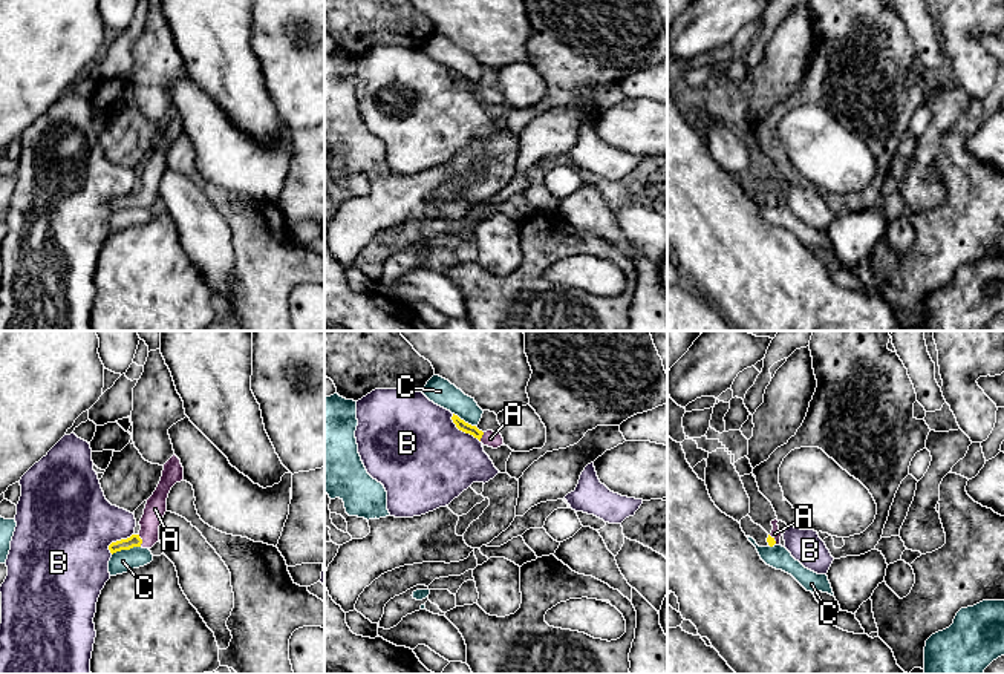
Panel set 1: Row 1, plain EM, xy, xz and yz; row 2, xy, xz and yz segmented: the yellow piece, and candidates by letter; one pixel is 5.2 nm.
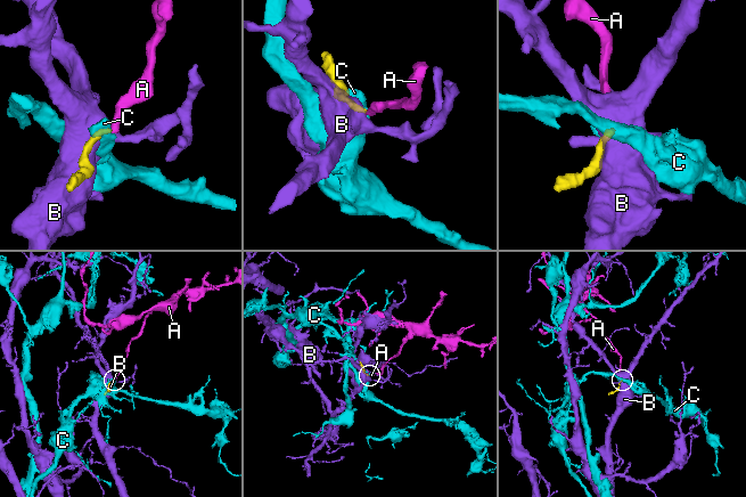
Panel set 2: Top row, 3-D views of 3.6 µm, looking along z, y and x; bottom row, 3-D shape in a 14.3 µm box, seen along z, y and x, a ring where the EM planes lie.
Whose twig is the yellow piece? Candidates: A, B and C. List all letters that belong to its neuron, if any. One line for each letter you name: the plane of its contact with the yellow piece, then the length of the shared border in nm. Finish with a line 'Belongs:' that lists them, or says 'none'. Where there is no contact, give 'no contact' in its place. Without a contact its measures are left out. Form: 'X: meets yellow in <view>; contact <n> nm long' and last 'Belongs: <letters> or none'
A: meets yellow in xy; contact 70 nm long
Belongs: A

